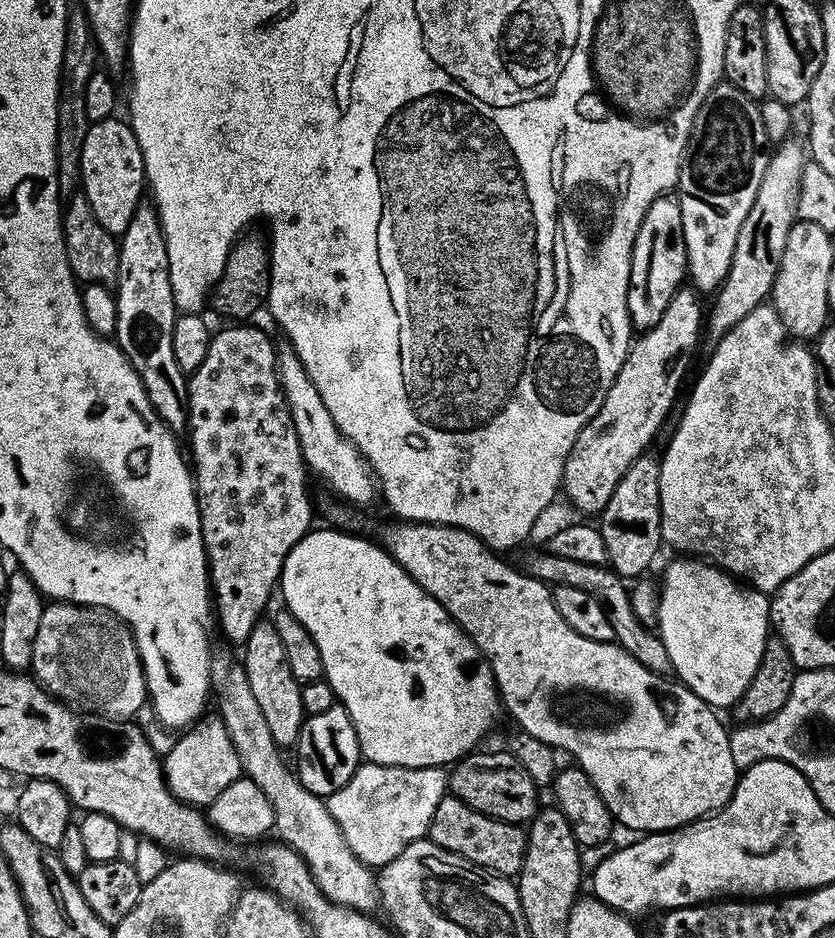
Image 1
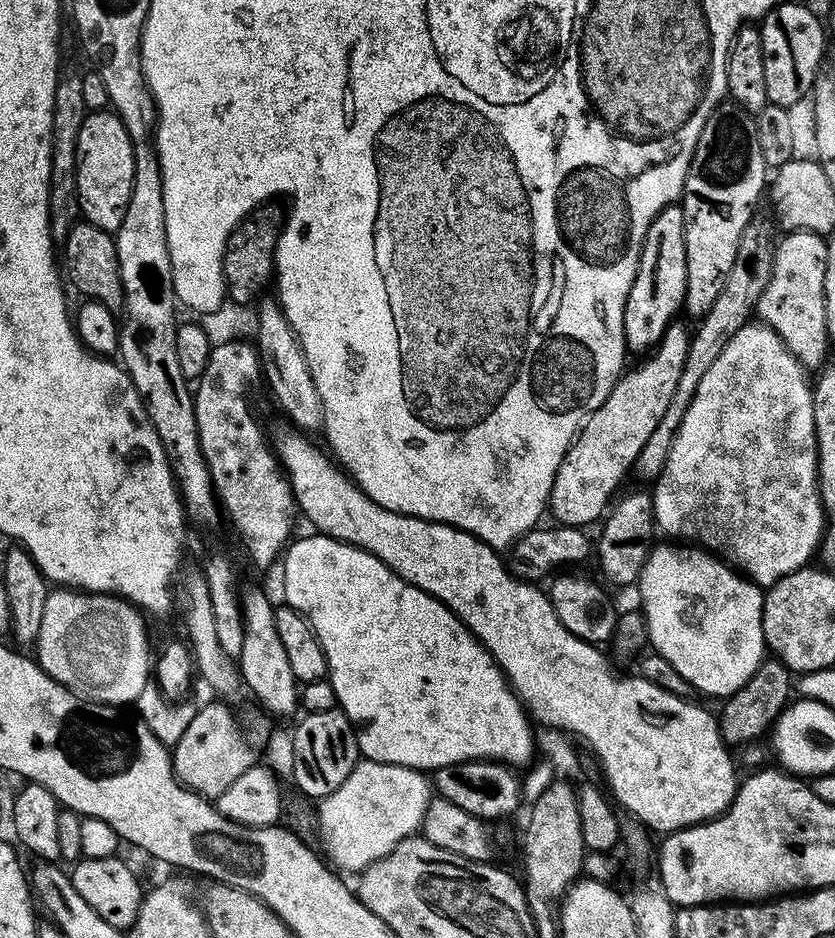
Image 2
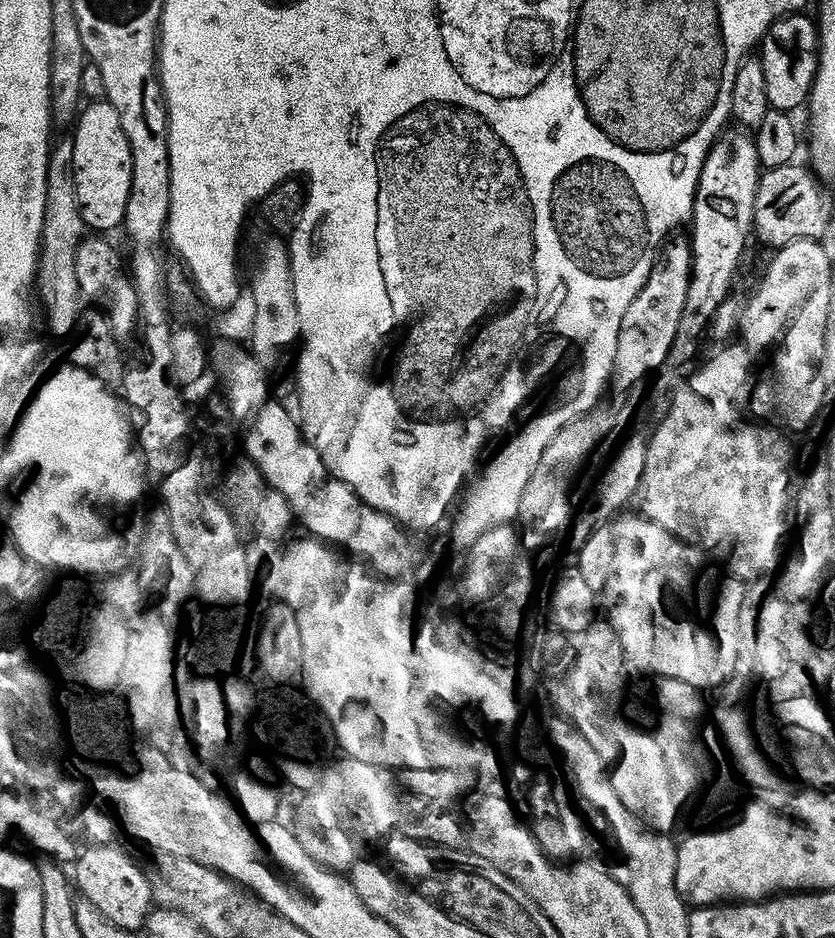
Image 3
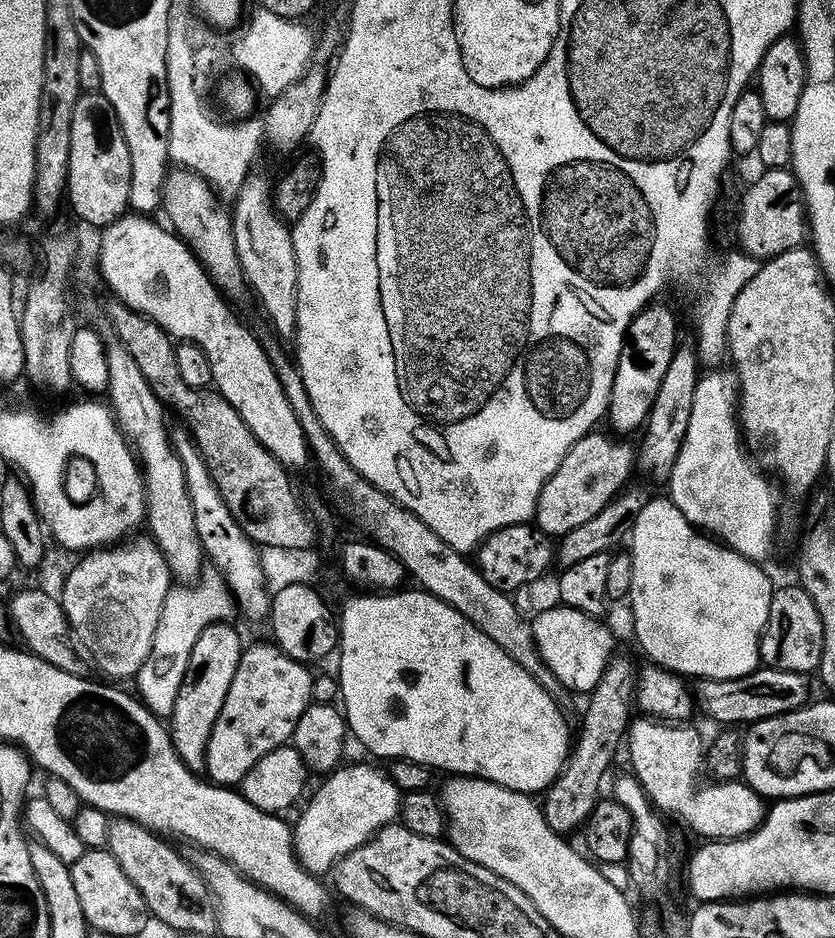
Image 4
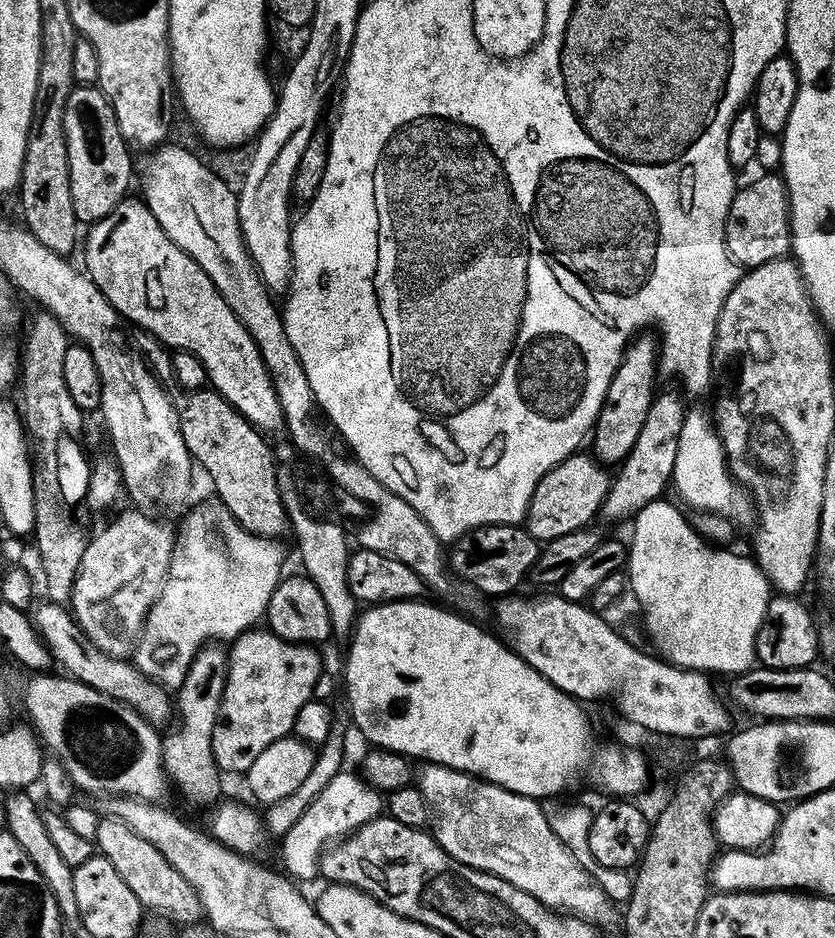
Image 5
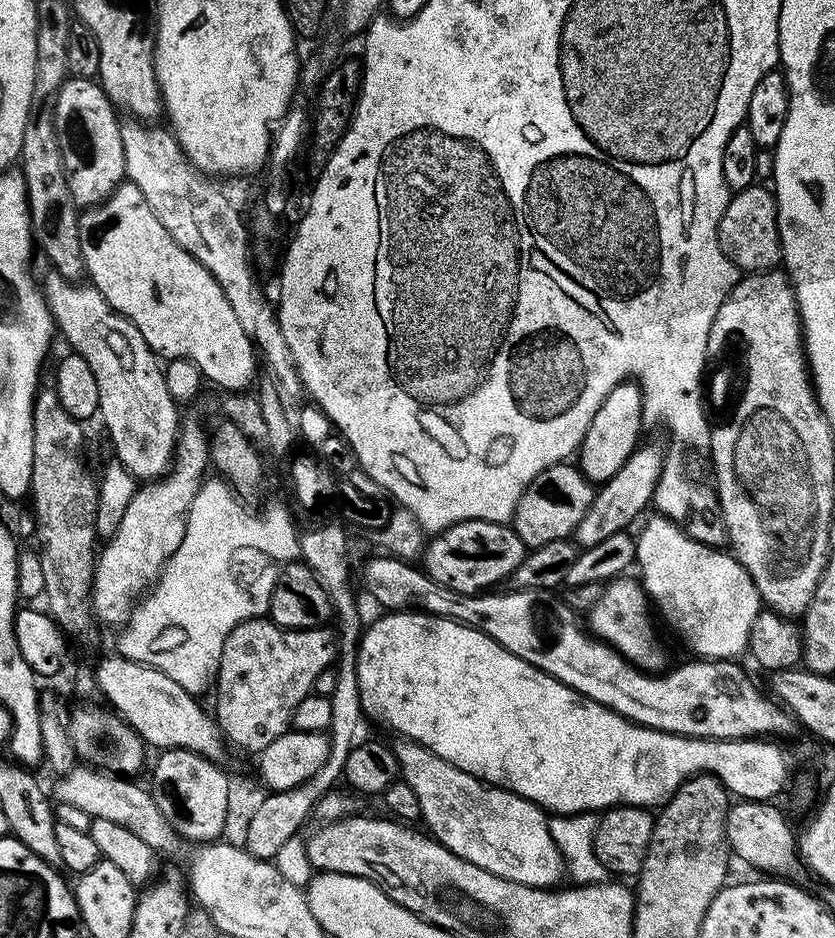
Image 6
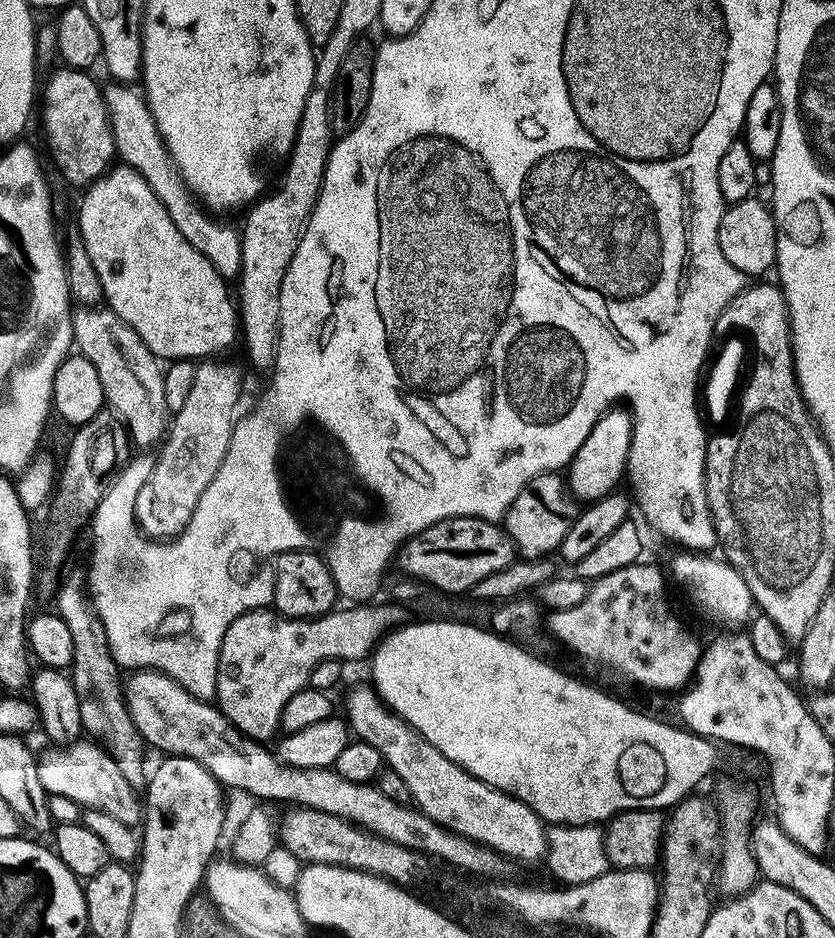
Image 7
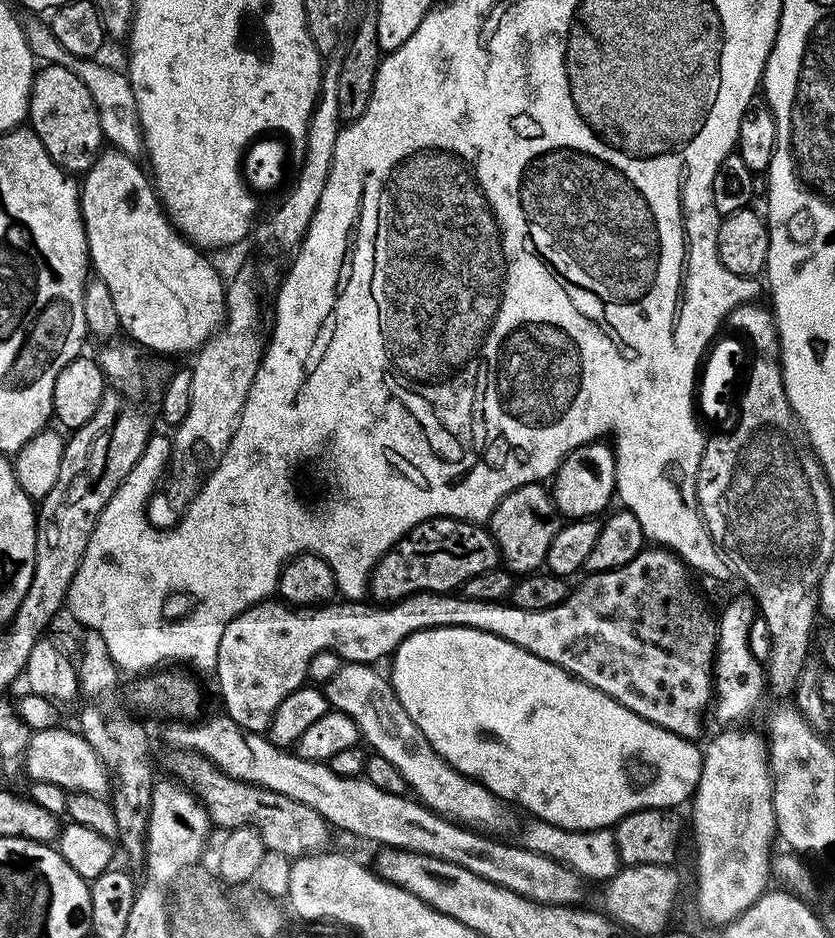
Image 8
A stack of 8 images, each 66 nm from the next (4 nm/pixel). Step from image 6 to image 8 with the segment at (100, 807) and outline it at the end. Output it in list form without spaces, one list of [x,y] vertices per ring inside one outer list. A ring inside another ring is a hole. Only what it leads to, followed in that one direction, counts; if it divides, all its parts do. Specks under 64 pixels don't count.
[[[63,726],[32,732],[28,737],[28,749],[24,755],[23,775],[29,781],[52,782],[62,786],[70,794],[85,792],[95,796],[107,797],[110,792],[110,777],[102,758],[94,754],[90,742],[79,731]]]

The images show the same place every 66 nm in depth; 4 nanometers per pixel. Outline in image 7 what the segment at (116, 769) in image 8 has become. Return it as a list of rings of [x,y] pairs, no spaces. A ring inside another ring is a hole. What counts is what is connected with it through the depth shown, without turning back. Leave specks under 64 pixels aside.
[[[76,572],[70,573],[65,580],[63,577],[54,593],[54,599],[56,599],[55,611],[70,630],[73,642],[70,679],[80,699],[80,727],[93,741],[103,745],[108,755],[114,758],[118,770],[122,770],[122,778],[126,778],[126,782],[130,782],[132,788],[143,789],[146,784],[146,768],[144,772],[146,743],[128,713],[121,679],[116,678],[118,665],[108,645],[106,626],[102,626],[92,608],[85,577],[81,573],[79,576]]]

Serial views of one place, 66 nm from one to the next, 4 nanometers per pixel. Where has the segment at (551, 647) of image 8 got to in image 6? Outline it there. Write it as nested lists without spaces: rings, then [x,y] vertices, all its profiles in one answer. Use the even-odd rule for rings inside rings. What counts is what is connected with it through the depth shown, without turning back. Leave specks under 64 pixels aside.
[[[617,578],[605,587],[602,598],[598,598],[592,611],[587,613],[587,627],[597,640],[604,641],[615,652],[621,652],[640,671],[663,673],[669,667],[668,656],[656,637],[655,626],[652,625],[653,613],[650,611],[648,593],[644,591],[643,583],[639,579],[628,579]],[[271,618],[244,620],[238,626],[234,626],[234,630],[226,638],[226,646],[222,646],[222,658],[214,681],[214,693],[216,692],[214,717],[217,726],[223,732],[225,741],[229,745],[237,744],[238,747],[245,748],[246,751],[252,752],[252,754],[259,754],[262,750],[266,750],[266,746],[270,746],[270,742],[274,742],[274,738],[282,738],[282,734],[292,728],[292,715],[294,710],[298,710],[298,702],[302,702],[302,698],[313,695],[314,678],[318,678],[318,674],[322,674],[322,670],[335,665],[337,651],[338,637],[335,631],[328,626],[311,628],[310,630],[290,630],[289,628],[280,628]]]

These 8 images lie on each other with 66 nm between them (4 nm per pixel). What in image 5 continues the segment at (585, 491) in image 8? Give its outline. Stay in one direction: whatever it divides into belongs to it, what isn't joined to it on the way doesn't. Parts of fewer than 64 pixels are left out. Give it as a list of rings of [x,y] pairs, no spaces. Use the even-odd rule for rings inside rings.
[[[648,334],[637,335],[620,358],[620,365],[606,390],[604,405],[590,436],[590,444],[592,440],[596,447],[594,456],[597,461],[616,466],[630,454],[634,442],[638,442],[638,430],[642,430],[642,422],[646,422],[646,414],[650,414],[650,406],[658,395],[656,376],[658,377],[657,341],[653,337],[651,340]]]

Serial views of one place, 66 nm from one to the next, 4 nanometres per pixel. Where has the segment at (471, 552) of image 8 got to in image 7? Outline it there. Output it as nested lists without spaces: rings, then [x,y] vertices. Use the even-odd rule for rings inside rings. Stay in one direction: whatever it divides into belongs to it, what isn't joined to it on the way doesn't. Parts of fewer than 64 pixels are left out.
[[[459,516],[458,518],[446,518],[442,522],[437,524],[431,524],[426,530],[422,530],[417,536],[412,536],[409,540],[405,540],[400,545],[395,557],[395,567],[400,567],[399,570],[405,576],[412,576],[416,580],[421,580],[423,584],[428,584],[432,588],[436,588],[439,592],[445,594],[451,594],[451,592],[462,592],[462,594],[468,594],[474,586],[477,586],[478,582],[482,581],[482,578],[487,578],[490,574],[495,574],[498,570],[506,570],[508,566],[514,561],[514,545],[512,539],[508,537],[507,532],[504,531],[503,527],[495,520],[483,520],[477,516]]]

